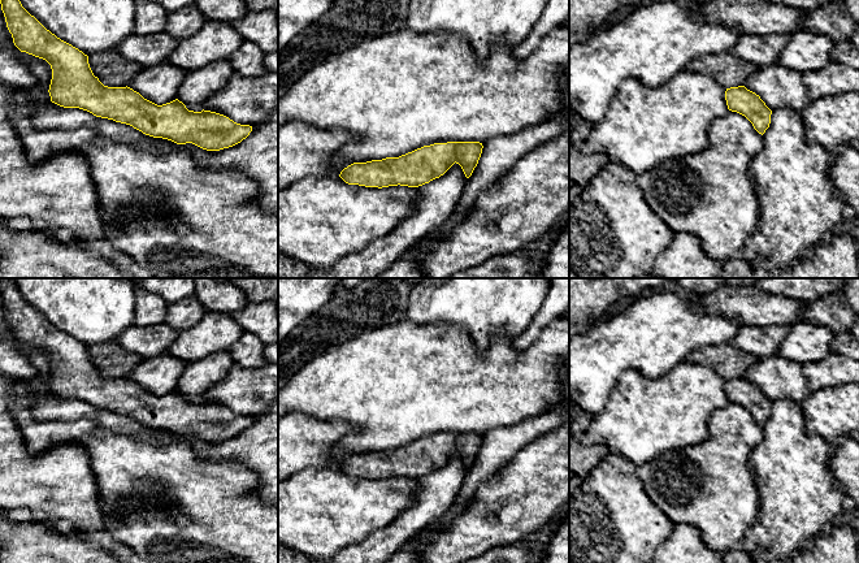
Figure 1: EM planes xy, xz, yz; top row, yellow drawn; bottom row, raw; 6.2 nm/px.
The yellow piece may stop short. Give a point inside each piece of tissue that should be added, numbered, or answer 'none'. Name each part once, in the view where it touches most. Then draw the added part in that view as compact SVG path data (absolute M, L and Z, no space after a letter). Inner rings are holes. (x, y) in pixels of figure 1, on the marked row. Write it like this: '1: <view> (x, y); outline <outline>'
none

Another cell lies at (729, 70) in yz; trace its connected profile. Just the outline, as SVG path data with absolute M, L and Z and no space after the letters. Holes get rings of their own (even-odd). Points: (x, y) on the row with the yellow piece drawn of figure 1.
M732 52L703 55L686 66L686 70L708 75L725 88L745 86L758 69L756 65L737 57Z

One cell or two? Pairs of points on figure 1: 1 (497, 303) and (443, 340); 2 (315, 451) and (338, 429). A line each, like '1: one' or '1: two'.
1: two
2: one

